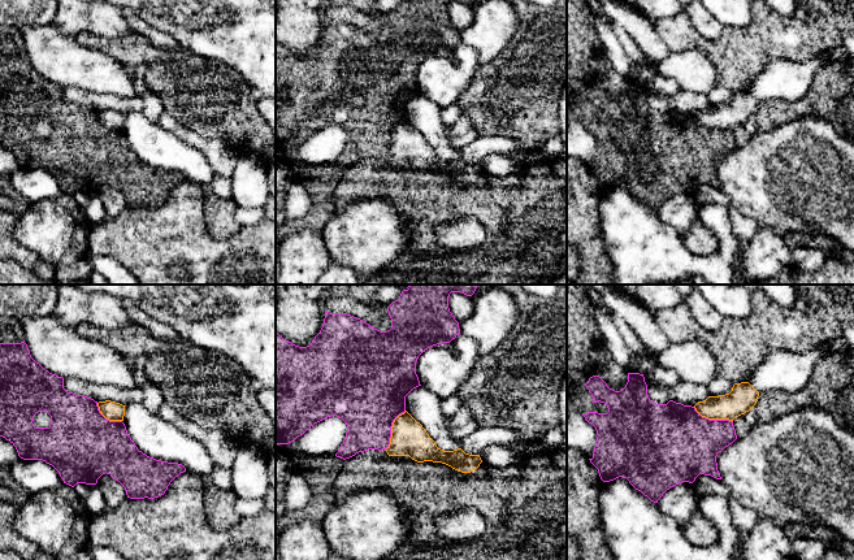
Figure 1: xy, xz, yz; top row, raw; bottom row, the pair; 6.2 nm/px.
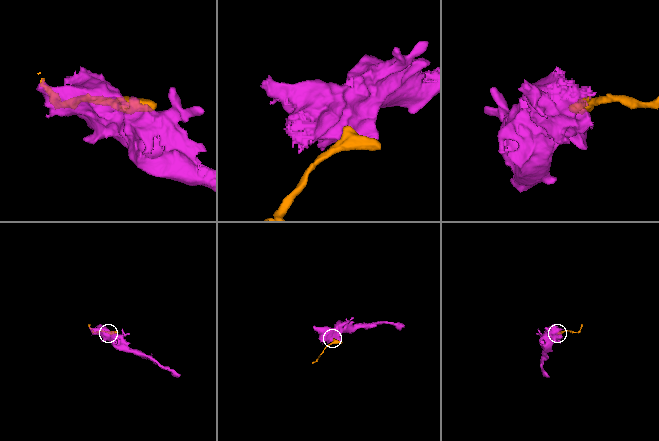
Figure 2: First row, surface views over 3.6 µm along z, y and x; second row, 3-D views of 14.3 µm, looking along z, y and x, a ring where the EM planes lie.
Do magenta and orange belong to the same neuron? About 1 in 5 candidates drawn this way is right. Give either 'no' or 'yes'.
no

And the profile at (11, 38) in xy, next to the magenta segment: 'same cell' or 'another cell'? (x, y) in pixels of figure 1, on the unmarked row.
same cell

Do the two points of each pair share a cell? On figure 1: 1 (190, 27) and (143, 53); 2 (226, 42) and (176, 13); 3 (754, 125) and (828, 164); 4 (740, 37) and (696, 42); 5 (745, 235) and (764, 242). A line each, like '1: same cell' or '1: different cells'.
1: different cells
2: same cell
3: different cells
4: same cell
5: different cells

